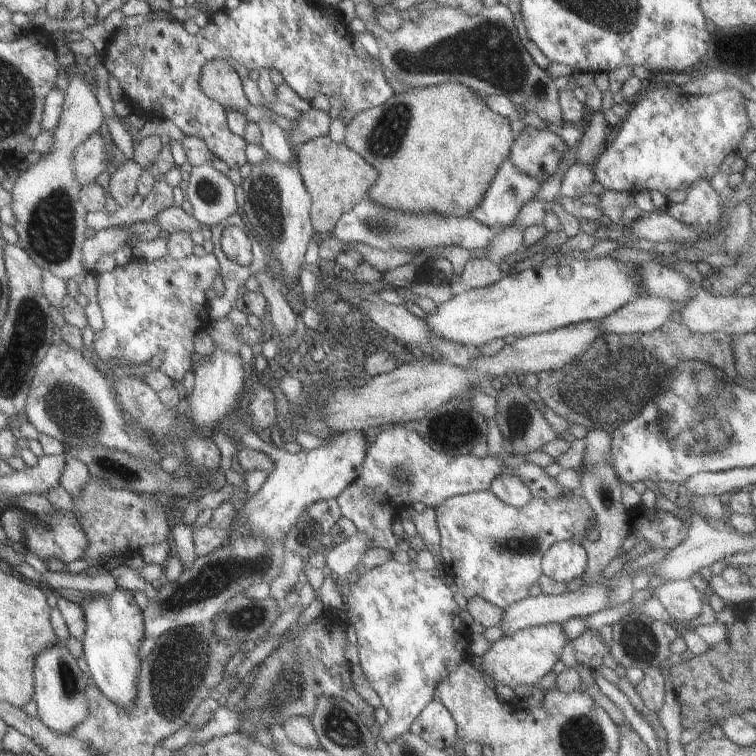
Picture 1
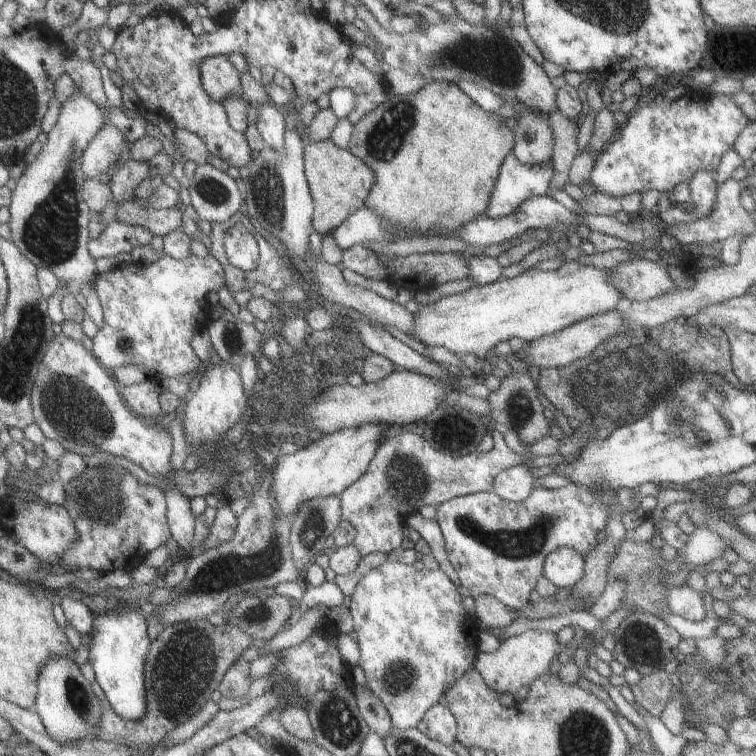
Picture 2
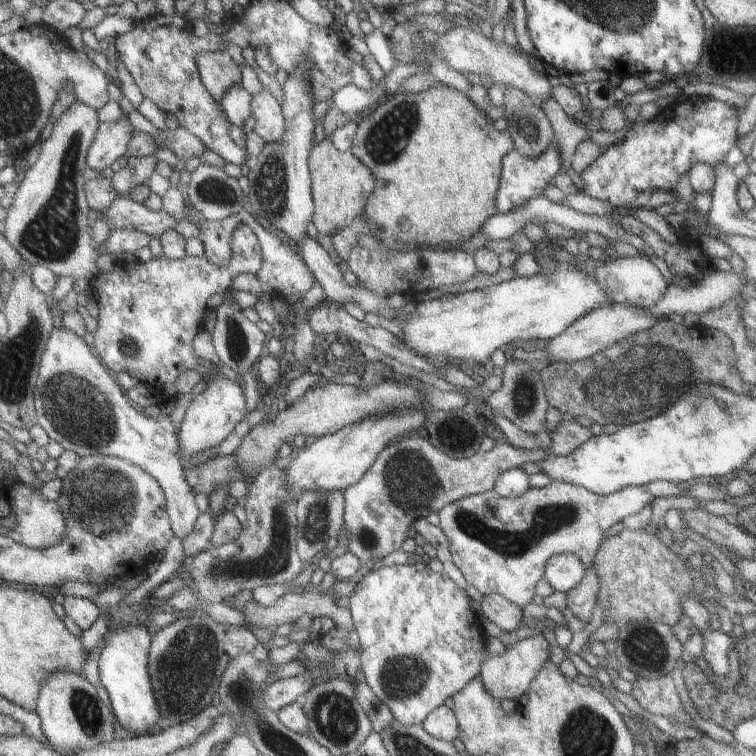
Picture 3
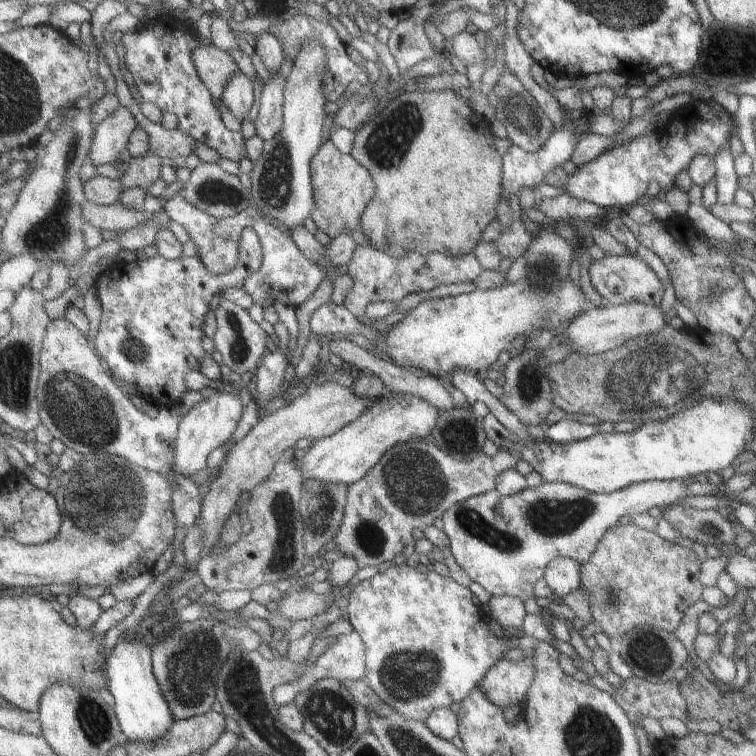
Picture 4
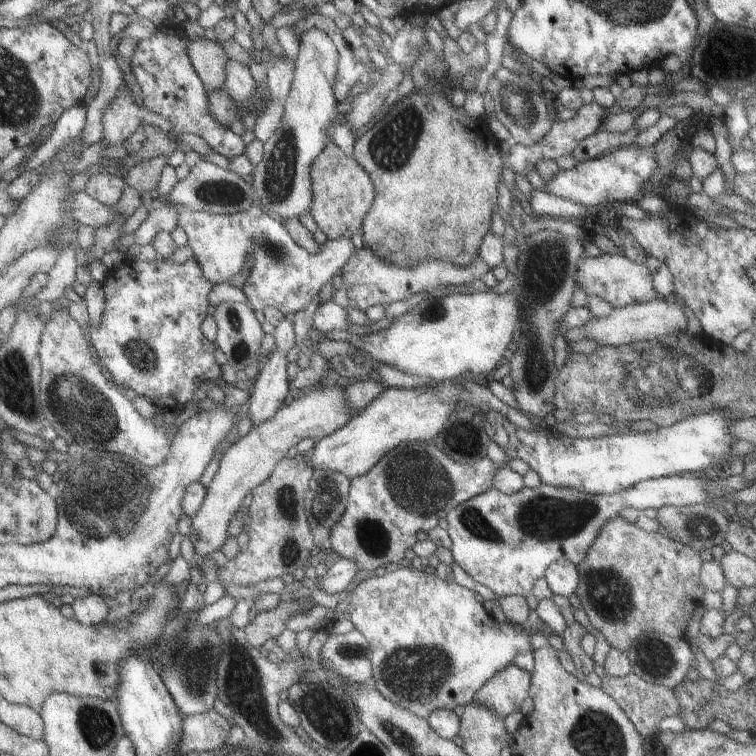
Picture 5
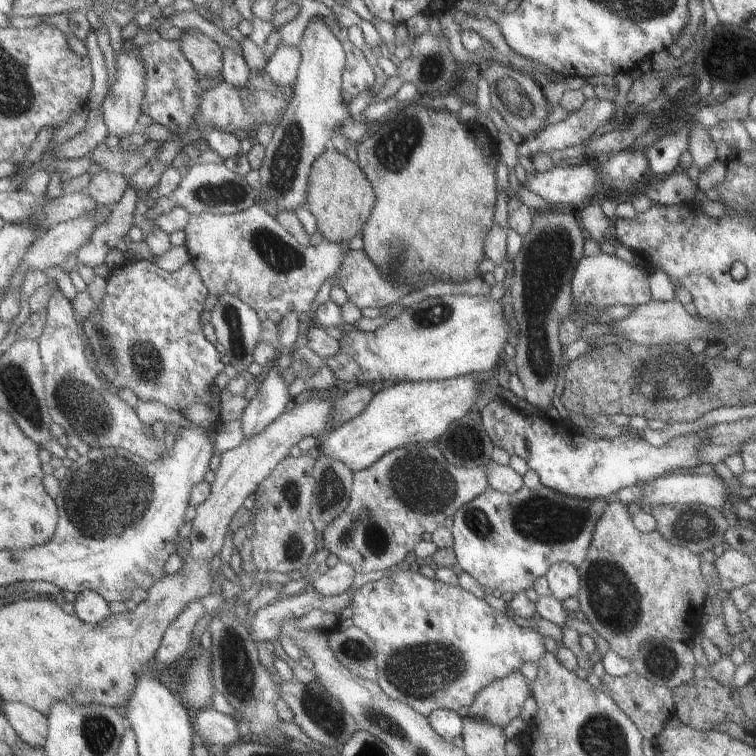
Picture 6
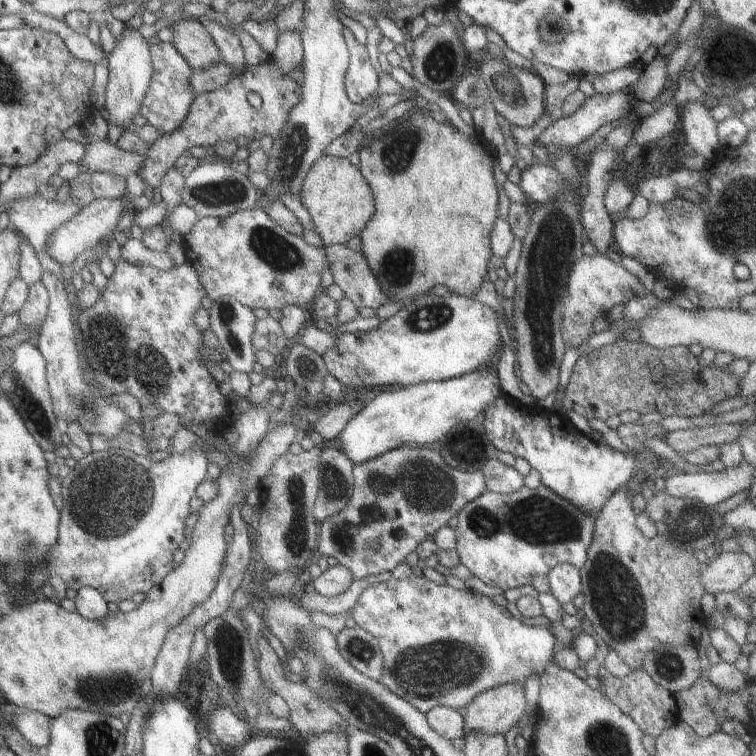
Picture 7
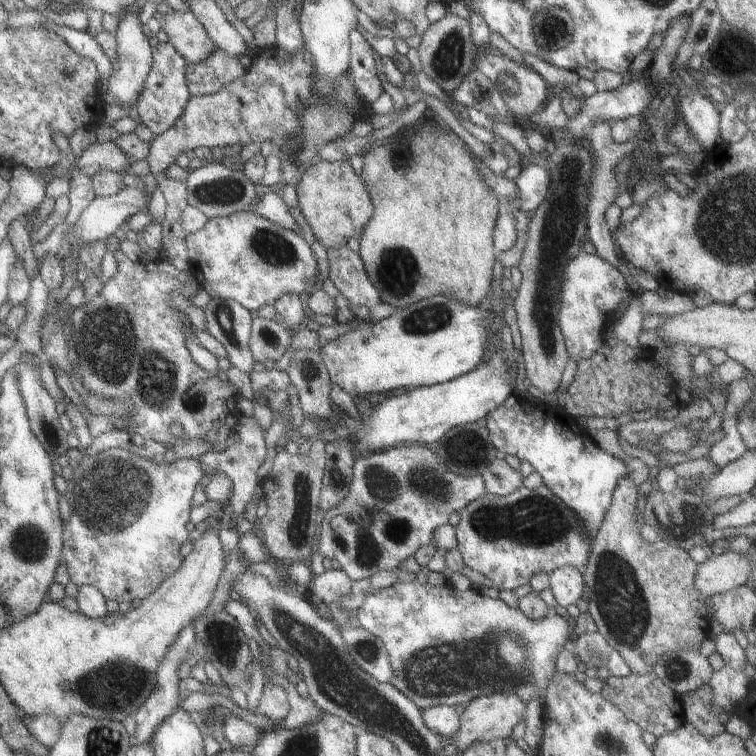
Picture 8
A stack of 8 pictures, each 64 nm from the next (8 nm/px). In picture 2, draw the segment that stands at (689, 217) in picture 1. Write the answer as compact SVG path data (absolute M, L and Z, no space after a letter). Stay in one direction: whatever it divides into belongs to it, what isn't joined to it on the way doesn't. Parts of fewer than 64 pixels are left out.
M696 171L688 182L691 192L691 200L694 202L694 210L685 212L680 204L674 204L665 212L658 213L658 216L666 223L680 224L701 219L713 211L714 199L717 191L717 182L714 173L710 171Z

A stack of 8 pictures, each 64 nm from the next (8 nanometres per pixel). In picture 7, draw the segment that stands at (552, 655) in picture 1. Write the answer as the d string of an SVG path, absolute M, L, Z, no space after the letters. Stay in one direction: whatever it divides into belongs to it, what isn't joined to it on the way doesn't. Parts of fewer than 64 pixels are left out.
M504 683L481 692L466 707L464 730L504 735L526 712L527 700L520 683Z

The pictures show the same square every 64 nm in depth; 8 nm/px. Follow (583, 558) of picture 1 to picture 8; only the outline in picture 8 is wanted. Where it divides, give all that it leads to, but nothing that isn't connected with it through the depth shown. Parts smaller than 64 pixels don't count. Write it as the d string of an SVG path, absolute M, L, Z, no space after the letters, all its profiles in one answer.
M568 565L550 572L549 589L553 592L555 602L564 607L577 604L582 594L586 593L581 570Z

